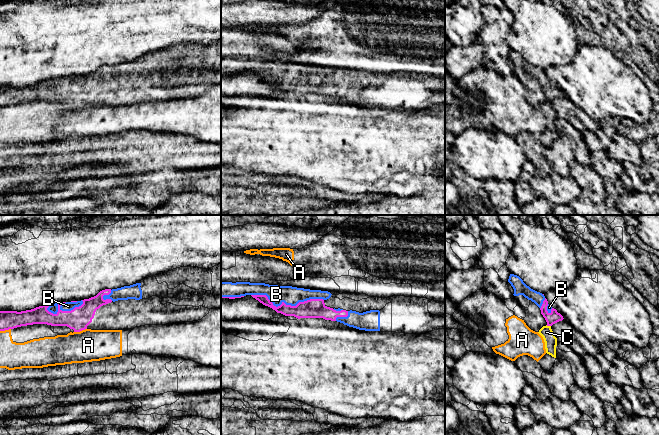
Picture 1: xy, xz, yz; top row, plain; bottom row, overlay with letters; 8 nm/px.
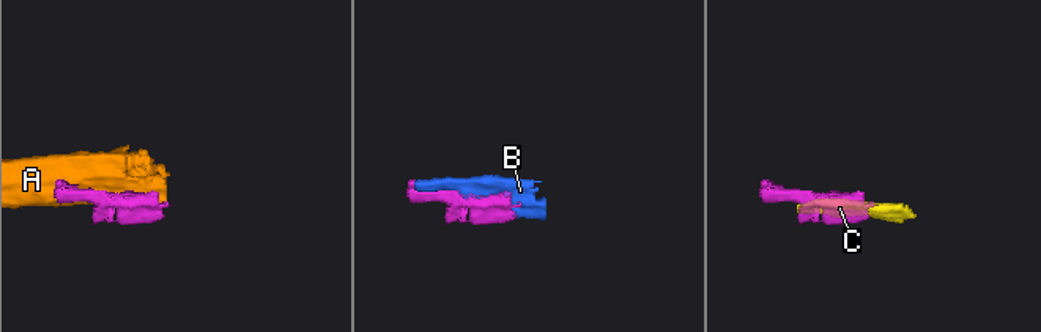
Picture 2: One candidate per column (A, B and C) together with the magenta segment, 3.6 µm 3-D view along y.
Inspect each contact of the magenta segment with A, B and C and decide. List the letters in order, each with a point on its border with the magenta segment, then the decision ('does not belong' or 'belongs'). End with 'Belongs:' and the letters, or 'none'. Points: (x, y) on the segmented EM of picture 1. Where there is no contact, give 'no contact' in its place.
A: xy (80, 330) | does not belong
B: xz (287, 305) | belongs
C: yz (548, 325) | does not belong
Belongs: B

